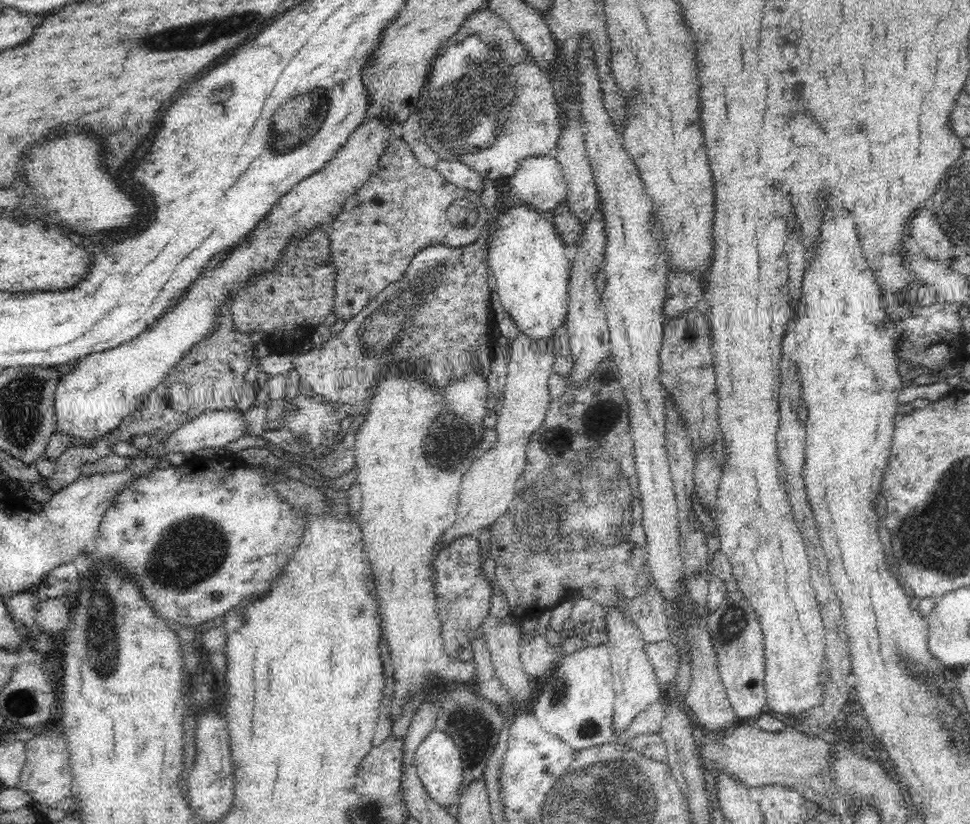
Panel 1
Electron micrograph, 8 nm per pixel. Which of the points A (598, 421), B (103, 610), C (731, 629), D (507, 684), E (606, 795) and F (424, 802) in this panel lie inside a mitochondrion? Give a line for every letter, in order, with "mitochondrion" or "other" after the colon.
A: mitochondrion
B: mitochondrion
C: mitochondrion
D: other
E: mitochondrion
F: other

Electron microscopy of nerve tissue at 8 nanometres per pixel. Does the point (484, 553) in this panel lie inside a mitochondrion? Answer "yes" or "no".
no

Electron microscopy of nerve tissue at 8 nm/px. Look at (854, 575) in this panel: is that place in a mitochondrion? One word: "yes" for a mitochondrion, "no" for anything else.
no

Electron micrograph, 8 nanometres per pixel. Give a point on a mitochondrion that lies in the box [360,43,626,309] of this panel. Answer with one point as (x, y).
(462, 112)

